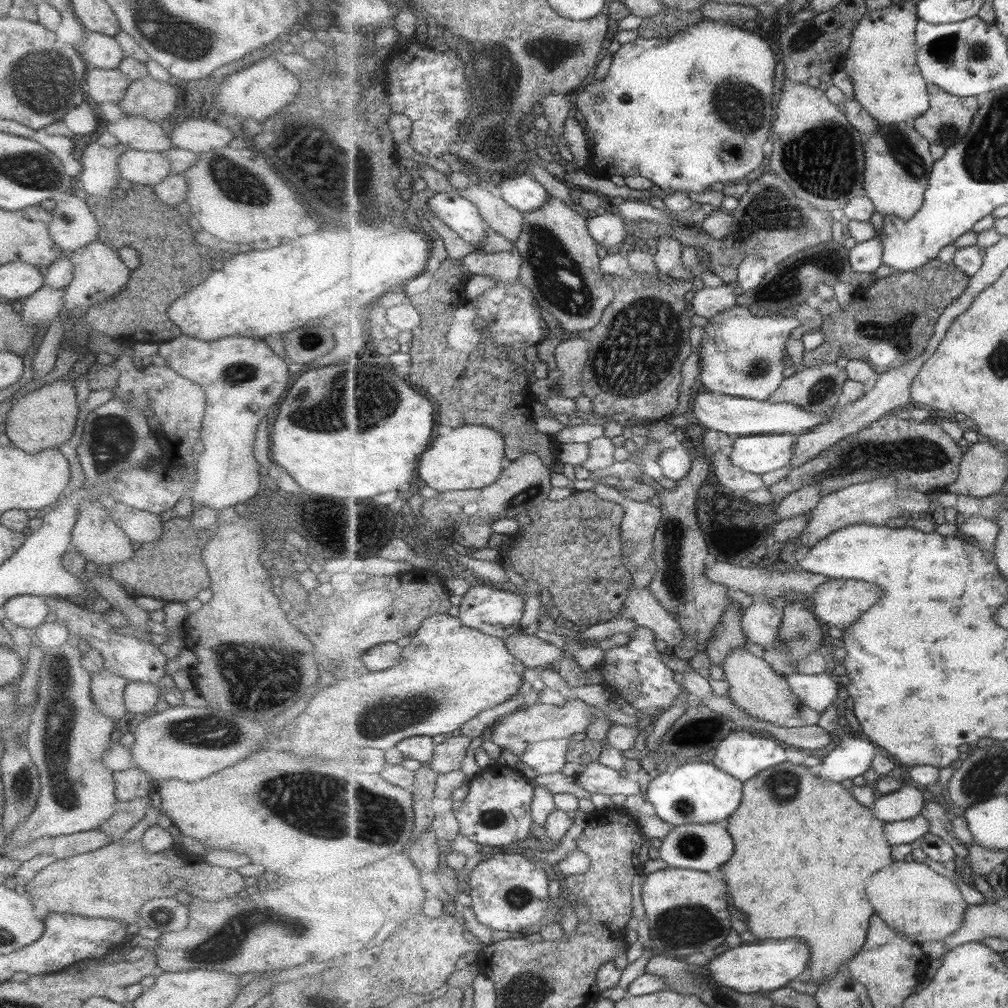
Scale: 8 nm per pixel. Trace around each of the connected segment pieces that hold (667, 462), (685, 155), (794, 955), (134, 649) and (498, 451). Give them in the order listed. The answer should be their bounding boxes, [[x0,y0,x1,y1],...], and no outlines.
[[660,442,694,481],[575,19,778,197],[706,938,812,994],[46,597,168,684],[419,425,508,493]]

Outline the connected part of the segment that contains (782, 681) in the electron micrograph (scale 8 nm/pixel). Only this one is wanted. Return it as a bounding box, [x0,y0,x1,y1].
[723,648,822,728]

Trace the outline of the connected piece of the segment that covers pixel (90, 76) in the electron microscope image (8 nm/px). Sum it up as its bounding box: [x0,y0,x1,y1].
[85,68,131,105]

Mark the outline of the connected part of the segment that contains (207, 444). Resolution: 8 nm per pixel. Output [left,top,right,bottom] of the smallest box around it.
[158,335,290,510]

